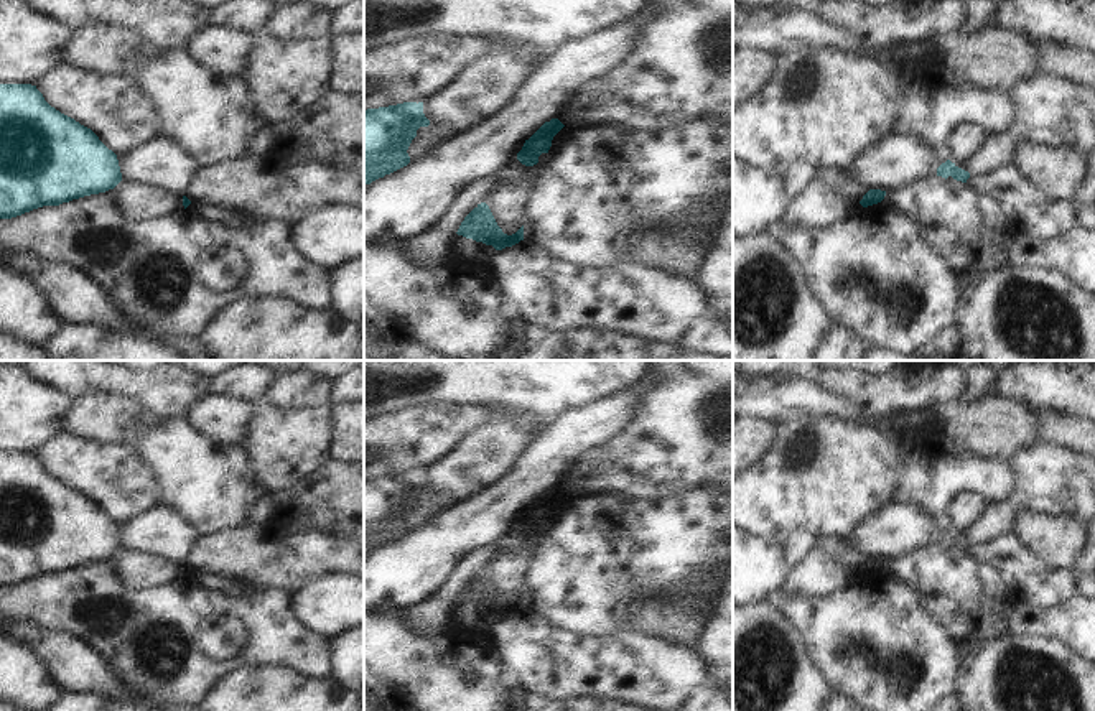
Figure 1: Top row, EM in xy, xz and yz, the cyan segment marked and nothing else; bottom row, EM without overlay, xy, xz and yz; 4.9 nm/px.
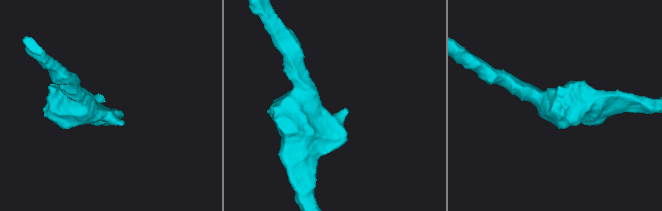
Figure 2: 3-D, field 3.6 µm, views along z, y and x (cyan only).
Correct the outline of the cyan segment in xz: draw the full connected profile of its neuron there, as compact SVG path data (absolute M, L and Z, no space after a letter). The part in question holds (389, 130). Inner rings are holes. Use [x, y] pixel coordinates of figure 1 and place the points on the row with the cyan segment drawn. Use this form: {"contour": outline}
{"contour": "M403 102L389 107L364 110L364 184L384 178L410 163L407 153L420 127L428 127L423 102Z"}

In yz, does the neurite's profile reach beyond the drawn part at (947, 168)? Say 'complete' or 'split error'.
complete

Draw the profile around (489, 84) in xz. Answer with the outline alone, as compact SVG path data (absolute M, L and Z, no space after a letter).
M492 51L468 66L423 102L430 125L417 130L407 150L410 161L506 107L532 67L525 59L502 51Z

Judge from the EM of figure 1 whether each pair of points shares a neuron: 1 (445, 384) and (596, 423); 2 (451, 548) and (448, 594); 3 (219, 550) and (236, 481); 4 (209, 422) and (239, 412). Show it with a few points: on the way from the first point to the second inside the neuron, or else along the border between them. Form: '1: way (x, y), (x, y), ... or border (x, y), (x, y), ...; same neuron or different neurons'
1: border (596, 400), (567, 408), (552, 418); different neurons
2: border (476, 547), (422, 601); different neurons
3: border (246, 524), (236, 529), (205, 534), (198, 539); different neurons
4: way (216, 418), (232, 415); same neuron

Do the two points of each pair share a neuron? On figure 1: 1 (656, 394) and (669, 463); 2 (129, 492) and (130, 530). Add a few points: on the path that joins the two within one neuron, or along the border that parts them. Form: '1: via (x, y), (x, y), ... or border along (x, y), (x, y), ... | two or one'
1: via (664, 410), (664, 446) | one
2: border along (158, 502), (117, 525) | two

